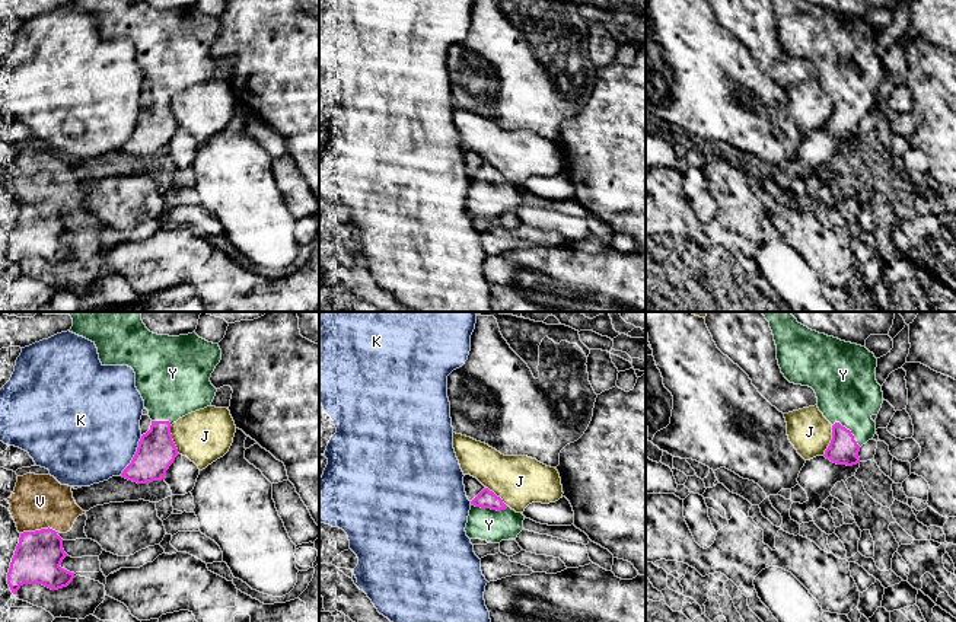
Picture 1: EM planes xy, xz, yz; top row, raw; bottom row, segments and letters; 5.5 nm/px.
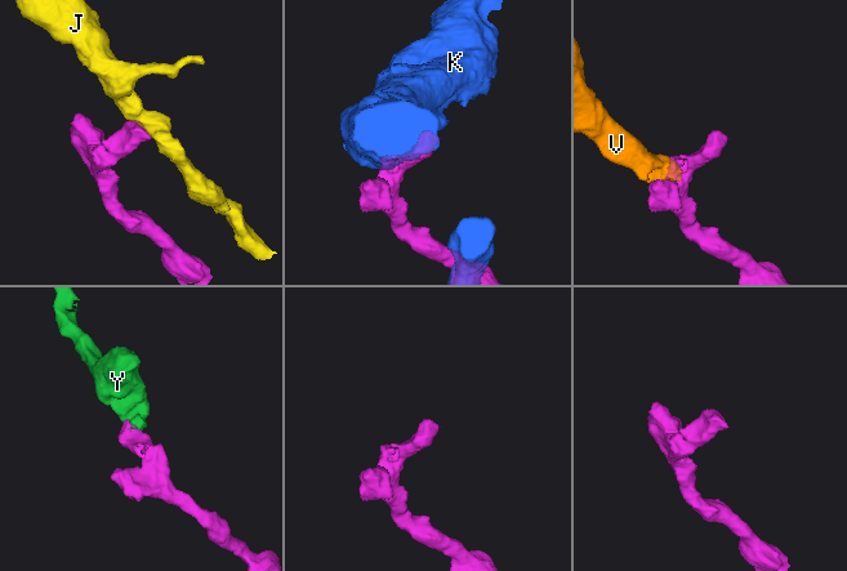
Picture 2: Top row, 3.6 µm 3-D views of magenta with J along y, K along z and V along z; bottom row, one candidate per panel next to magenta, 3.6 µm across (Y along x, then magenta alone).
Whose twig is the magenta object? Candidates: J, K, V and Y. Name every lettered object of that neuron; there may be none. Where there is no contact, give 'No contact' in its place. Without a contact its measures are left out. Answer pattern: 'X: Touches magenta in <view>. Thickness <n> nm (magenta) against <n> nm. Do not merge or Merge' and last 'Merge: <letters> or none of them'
J: Touches magenta in yz. Thickness 160 nm (magenta) against 240 nm. Do not merge
K: Touches magenta in xy. Thickness 220 nm (magenta) against 500 nm. Do not merge
V: Touches magenta in xy. Thickness 260 nm (magenta) against 300 nm. Do not merge
Y: Touches magenta in xz. Thickness 100 nm (magenta) against 180 nm. Merge
Merge: Y

